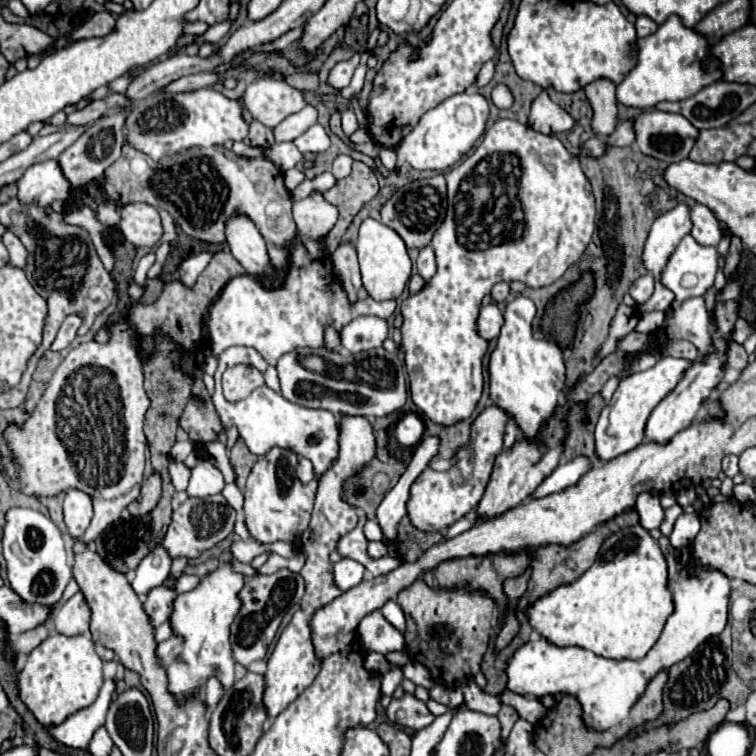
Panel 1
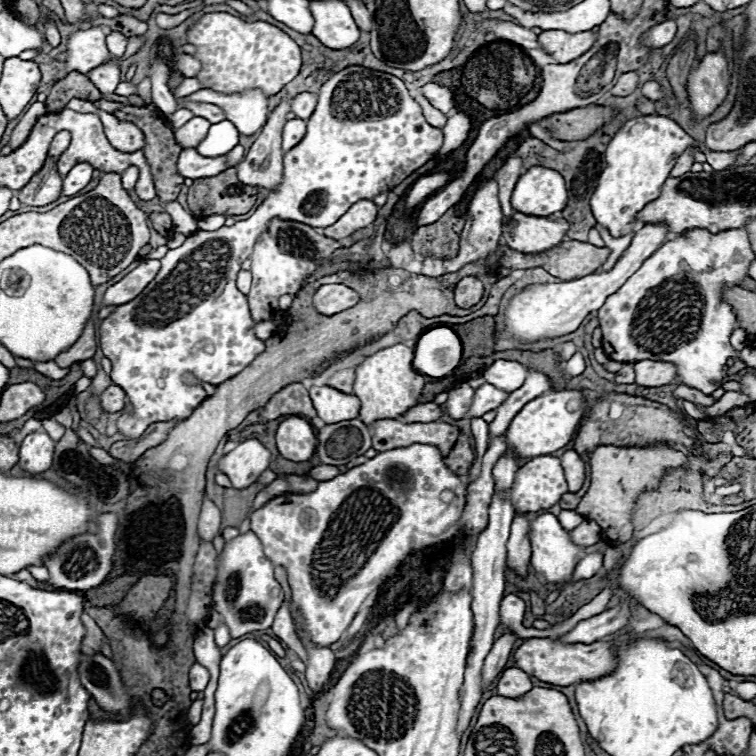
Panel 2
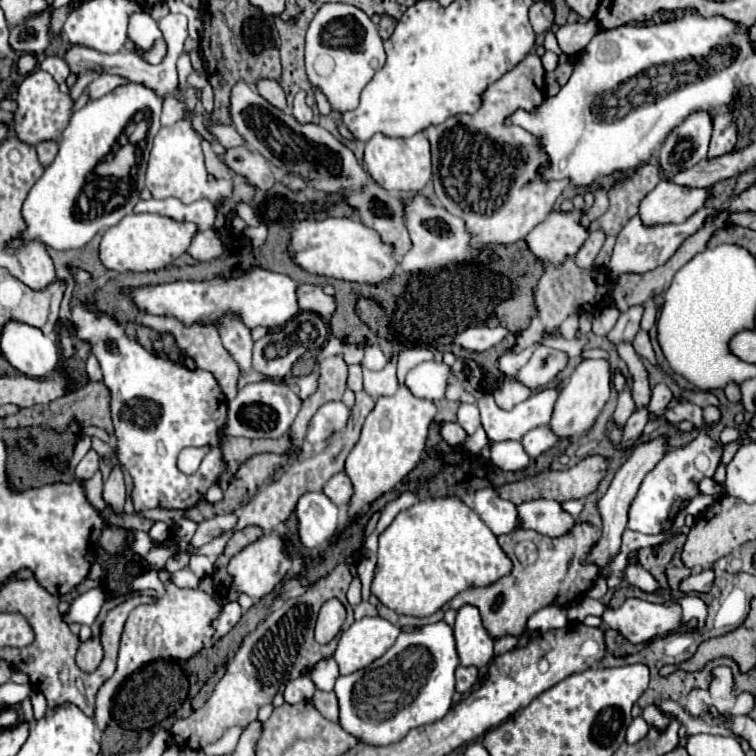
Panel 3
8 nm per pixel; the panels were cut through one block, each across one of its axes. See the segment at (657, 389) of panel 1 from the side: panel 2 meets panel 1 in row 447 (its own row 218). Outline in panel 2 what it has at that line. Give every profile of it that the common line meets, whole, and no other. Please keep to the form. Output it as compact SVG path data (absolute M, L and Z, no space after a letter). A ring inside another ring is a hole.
M652 114L652 116L638 116L628 120L608 144L608 150L606 150L608 166L602 170L596 192L592 194L592 200L590 200L592 214L598 220L598 224L604 226L612 236L624 236L626 232L632 232L636 214L648 202L660 196L662 184L668 180L674 166L672 162L678 160L678 156L690 146L704 148L704 154L714 170L724 170L738 160L736 152L706 150L702 142L688 136L674 120L666 116Z

